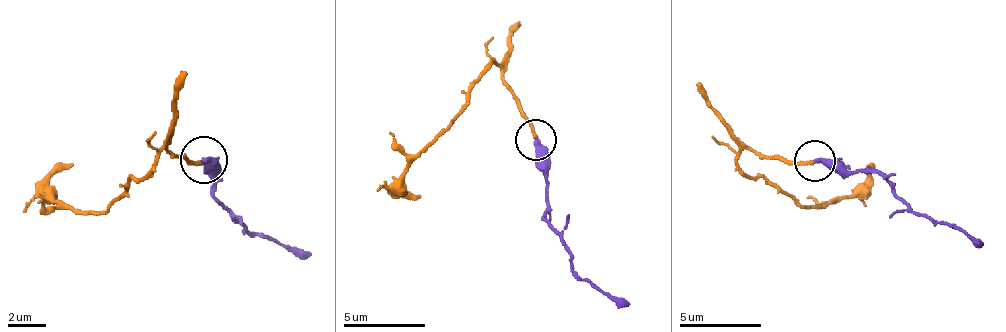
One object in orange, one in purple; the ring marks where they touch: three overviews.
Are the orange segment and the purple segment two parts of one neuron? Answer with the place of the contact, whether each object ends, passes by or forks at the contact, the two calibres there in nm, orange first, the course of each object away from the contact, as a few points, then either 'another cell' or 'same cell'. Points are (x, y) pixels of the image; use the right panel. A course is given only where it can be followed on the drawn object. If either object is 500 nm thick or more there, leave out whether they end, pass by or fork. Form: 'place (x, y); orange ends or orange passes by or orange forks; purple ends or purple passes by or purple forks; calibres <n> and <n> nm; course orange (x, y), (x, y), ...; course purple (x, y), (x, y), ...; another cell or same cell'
place (815, 160); orange ends; purple ends; calibres 200 and 400 nm; course orange (812, 159), (762, 159), (746, 147), (738, 163), (804, 205), (832, 205), (869, 180), (873, 163); course purple (816, 159), (878, 172), (915, 213), (943, 221), (980, 242); same cell

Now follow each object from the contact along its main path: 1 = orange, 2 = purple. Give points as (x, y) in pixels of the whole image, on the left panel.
1: (205, 159), (177, 159), (163, 145), (153, 163), (102, 210), (69, 210), (50, 182), (74, 163)
2: (205, 159), (214, 173), (214, 196), (247, 229), (313, 252)

